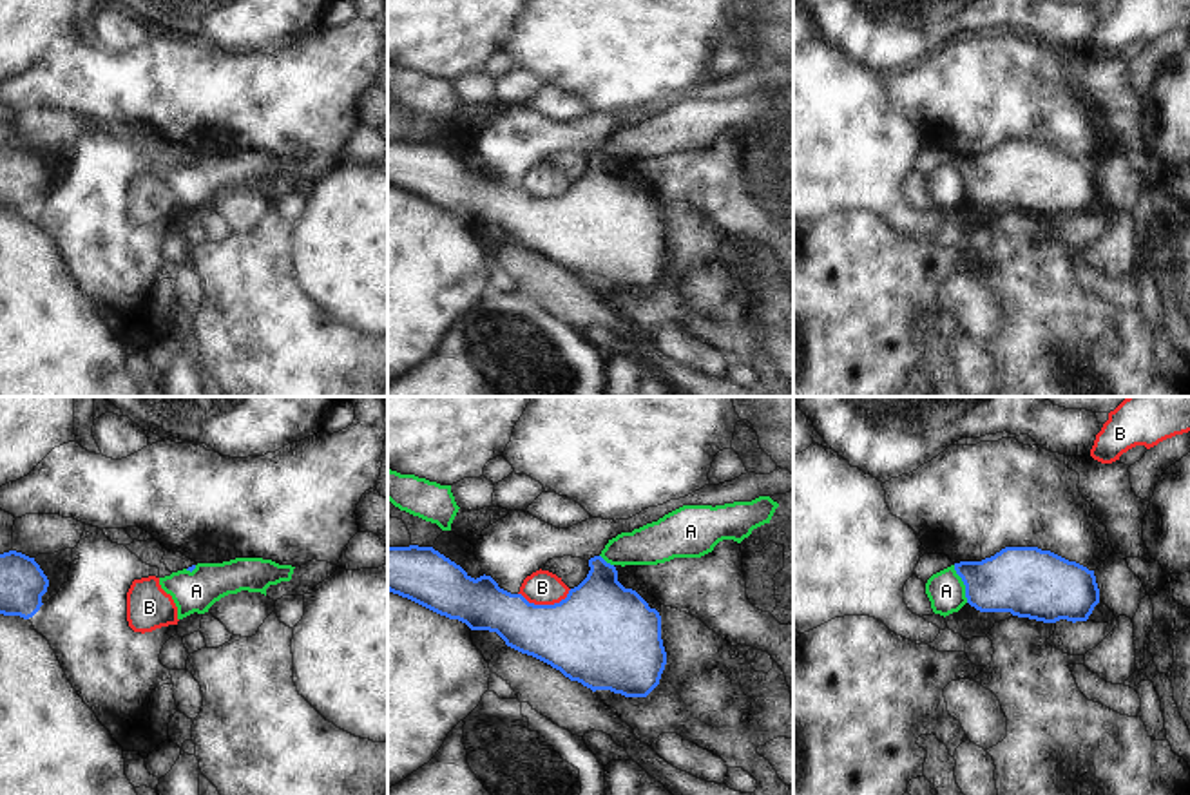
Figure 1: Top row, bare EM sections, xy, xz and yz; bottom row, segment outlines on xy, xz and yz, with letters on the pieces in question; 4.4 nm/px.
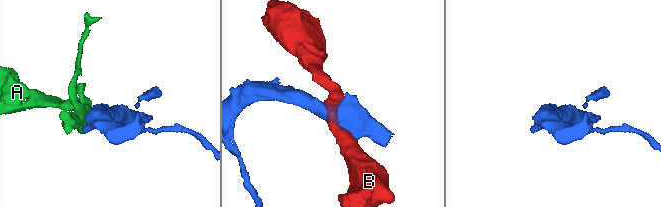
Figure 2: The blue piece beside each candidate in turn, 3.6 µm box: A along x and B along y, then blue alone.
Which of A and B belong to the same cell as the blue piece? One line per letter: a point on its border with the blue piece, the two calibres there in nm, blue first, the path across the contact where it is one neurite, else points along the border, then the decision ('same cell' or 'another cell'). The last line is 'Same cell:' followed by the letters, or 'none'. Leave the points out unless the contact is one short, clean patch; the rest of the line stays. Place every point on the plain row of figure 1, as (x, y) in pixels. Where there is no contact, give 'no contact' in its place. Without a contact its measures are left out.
A: meets blue in yz at (964, 178); 300 nm thick on the blue side, 170 nm on the other; border along yz (953, 160), (968, 196); another cell
B: meets blue in xz at (546, 200); 420 nm thick on the blue side, 160 nm on the other; another cell
Same cell: none

